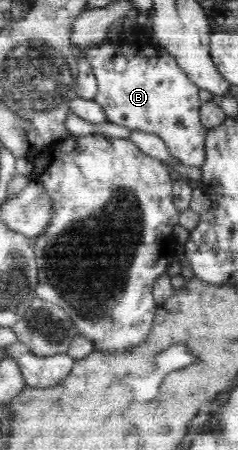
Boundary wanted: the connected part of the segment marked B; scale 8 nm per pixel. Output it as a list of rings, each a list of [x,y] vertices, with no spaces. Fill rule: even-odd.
[[[156,40],[156,55],[136,55],[131,47],[100,45],[87,51],[88,62],[98,81],[94,100],[104,108],[106,119],[131,131],[155,133],[171,155],[184,165],[202,167],[205,159],[205,133],[200,117],[200,87],[190,82],[176,58]]]

